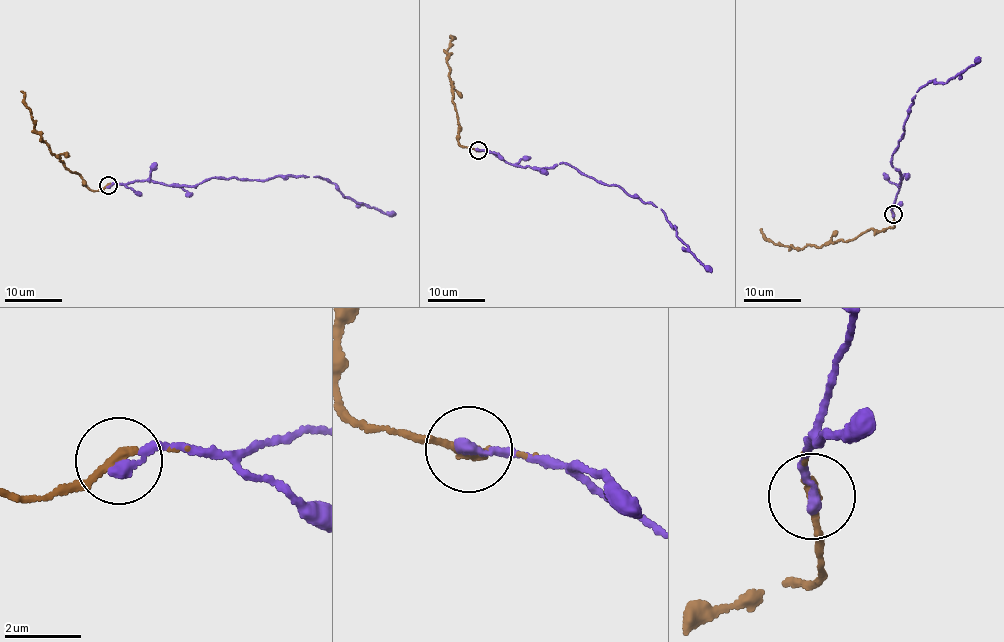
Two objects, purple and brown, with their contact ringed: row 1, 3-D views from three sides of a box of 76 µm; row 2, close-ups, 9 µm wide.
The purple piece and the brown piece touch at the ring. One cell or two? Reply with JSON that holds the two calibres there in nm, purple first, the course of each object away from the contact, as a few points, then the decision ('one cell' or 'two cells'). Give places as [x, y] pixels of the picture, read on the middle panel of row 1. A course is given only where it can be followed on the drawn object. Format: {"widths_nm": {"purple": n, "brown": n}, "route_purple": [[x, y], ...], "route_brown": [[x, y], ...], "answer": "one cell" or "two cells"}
{"widths_nm": {"purple": 300, "brown": 180}, "route_purple": [[478, 149], [523, 167], [567, 163], [650, 201], [712, 272]], "route_brown": [[478, 149], [458, 143], [459, 123], [447, 53], [452, 37]], "answer": "one cell"}

